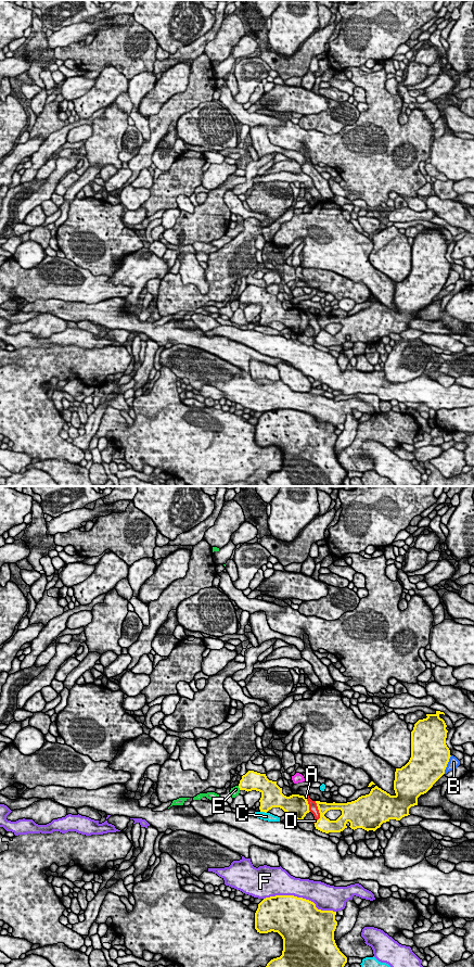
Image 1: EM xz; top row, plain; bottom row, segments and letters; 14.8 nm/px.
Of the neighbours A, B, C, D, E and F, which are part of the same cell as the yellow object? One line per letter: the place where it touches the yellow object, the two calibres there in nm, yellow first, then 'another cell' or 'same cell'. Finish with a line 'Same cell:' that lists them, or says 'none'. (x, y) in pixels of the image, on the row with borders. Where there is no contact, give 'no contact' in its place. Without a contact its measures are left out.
A: contact xz (305, 798); calibres 340 and 50 nm; another cell
B: contact xz (447, 763); calibres 500 and 160 nm; another cell
C: contact xz (264, 811); calibres 320 and 130 nm; another cell
D: contact xz (319, 812); calibres 220 and 130 nm; another cell
E: contact xz (239, 787); calibres 280 and 130 nm; another cell
F: contact xz (300, 898); calibres 500 and 320 nm; another cell
Same cell: none

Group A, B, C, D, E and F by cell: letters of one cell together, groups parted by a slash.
A D / B / C / E / F

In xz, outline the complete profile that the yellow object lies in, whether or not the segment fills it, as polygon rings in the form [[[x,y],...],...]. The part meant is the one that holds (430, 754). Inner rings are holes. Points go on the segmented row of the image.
[[[436,711],[435,714],[426,714],[426,718],[419,720],[411,731],[411,758],[401,768],[396,768],[394,790],[395,796],[390,796],[377,786],[371,789],[369,794],[361,796],[357,800],[347,803],[326,803],[316,801],[320,818],[315,823],[316,829],[329,834],[341,832],[350,823],[351,829],[362,828],[367,831],[375,831],[383,823],[390,819],[400,820],[410,815],[409,809],[418,805],[418,798],[426,793],[433,785],[445,774],[445,769],[450,759],[450,750],[446,745],[448,730],[443,718],[444,712]],[[330,810],[341,810],[342,815],[336,820],[330,820],[324,814]]]

